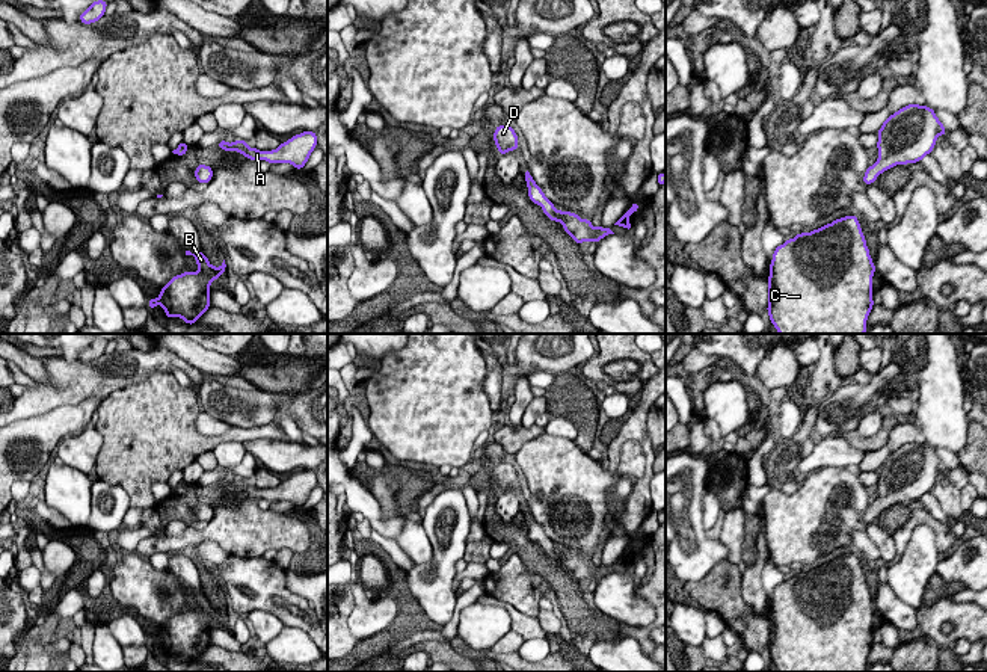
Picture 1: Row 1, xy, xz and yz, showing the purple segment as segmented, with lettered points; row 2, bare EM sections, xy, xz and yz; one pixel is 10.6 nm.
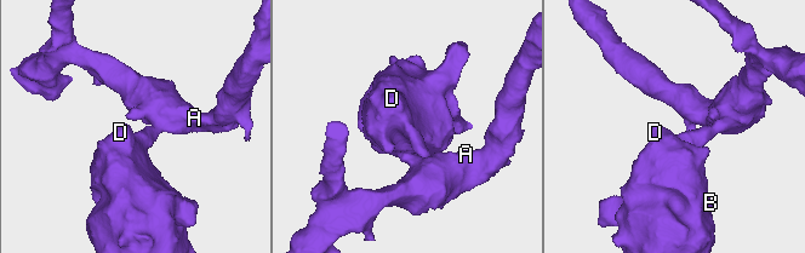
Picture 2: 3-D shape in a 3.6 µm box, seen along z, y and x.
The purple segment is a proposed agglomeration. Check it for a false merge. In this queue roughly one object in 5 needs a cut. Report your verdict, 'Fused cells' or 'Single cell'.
Single cell

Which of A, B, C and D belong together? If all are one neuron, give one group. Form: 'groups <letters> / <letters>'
groups A B C D

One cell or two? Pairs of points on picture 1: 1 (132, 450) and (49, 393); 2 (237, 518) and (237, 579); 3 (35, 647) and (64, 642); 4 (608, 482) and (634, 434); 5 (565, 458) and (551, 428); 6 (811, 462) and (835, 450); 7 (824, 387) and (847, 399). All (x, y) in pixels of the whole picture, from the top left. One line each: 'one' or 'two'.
1: two
2: two
3: two
4: two
5: two
6: one
7: two

